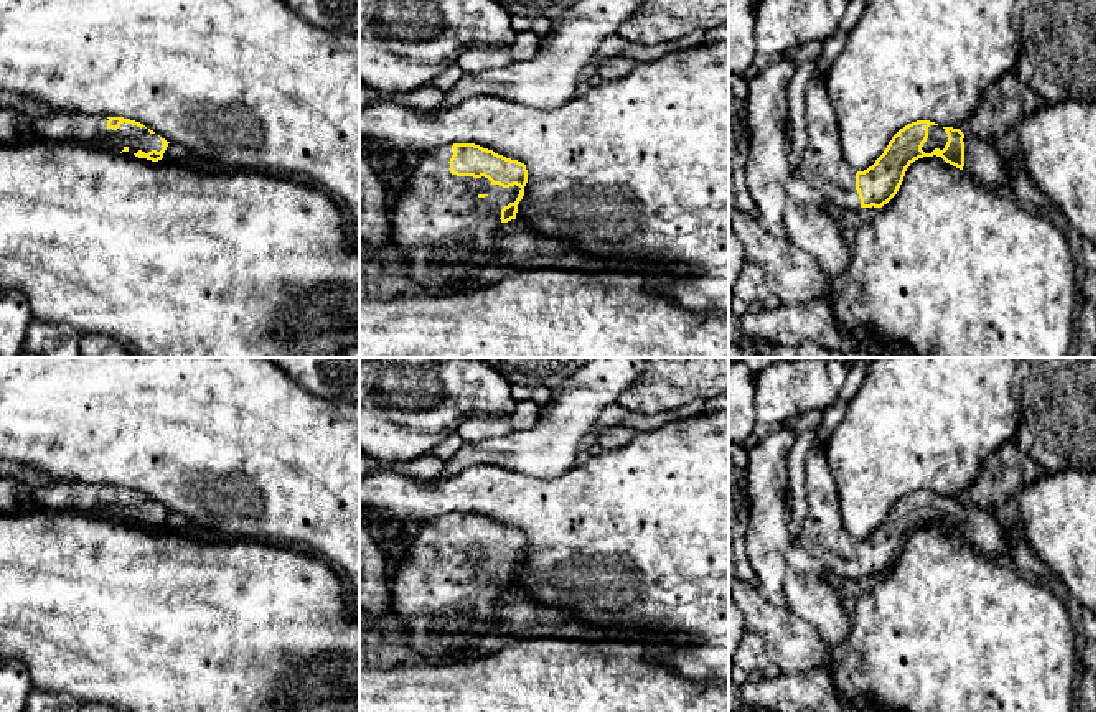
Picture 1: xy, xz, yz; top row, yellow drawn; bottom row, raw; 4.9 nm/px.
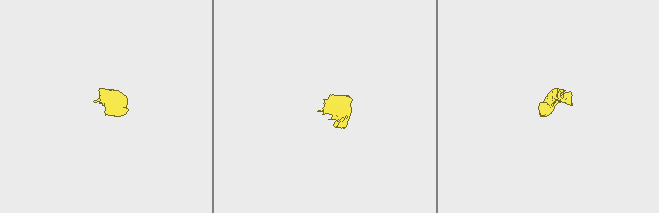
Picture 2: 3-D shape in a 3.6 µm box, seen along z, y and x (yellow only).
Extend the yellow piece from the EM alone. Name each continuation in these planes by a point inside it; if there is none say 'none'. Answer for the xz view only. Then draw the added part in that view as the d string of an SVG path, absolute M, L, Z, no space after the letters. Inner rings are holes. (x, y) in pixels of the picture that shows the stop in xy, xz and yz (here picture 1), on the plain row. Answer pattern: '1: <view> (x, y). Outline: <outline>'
1: xz (447, 602). Outline: M453 518L420 524L417 539L391 580L391 607L406 623L406 641L427 664L450 664L488 633L503 597L501 578L514 572L519 555L503 557L488 547L450 542Z

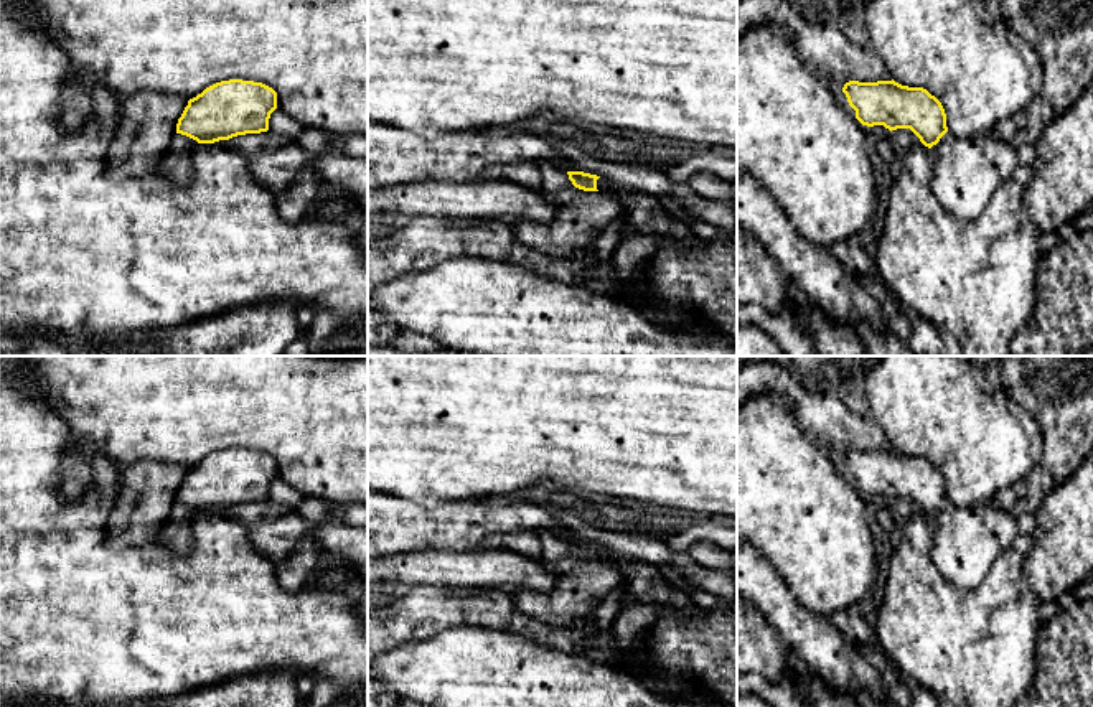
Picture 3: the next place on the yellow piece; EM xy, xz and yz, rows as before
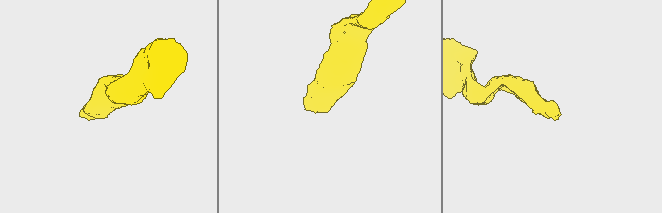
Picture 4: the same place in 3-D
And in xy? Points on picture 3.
1: xy (177, 533). Outline: M175 503L168 519L157 532L158 541L178 554L190 554L195 541L198 511Z

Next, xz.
1: xz (581, 585). Outline: M541 531L539 564L557 577L551 592L511 592L516 611L556 626L577 626L593 618L600 602L622 583L622 574L603 562L572 554L562 532Z

